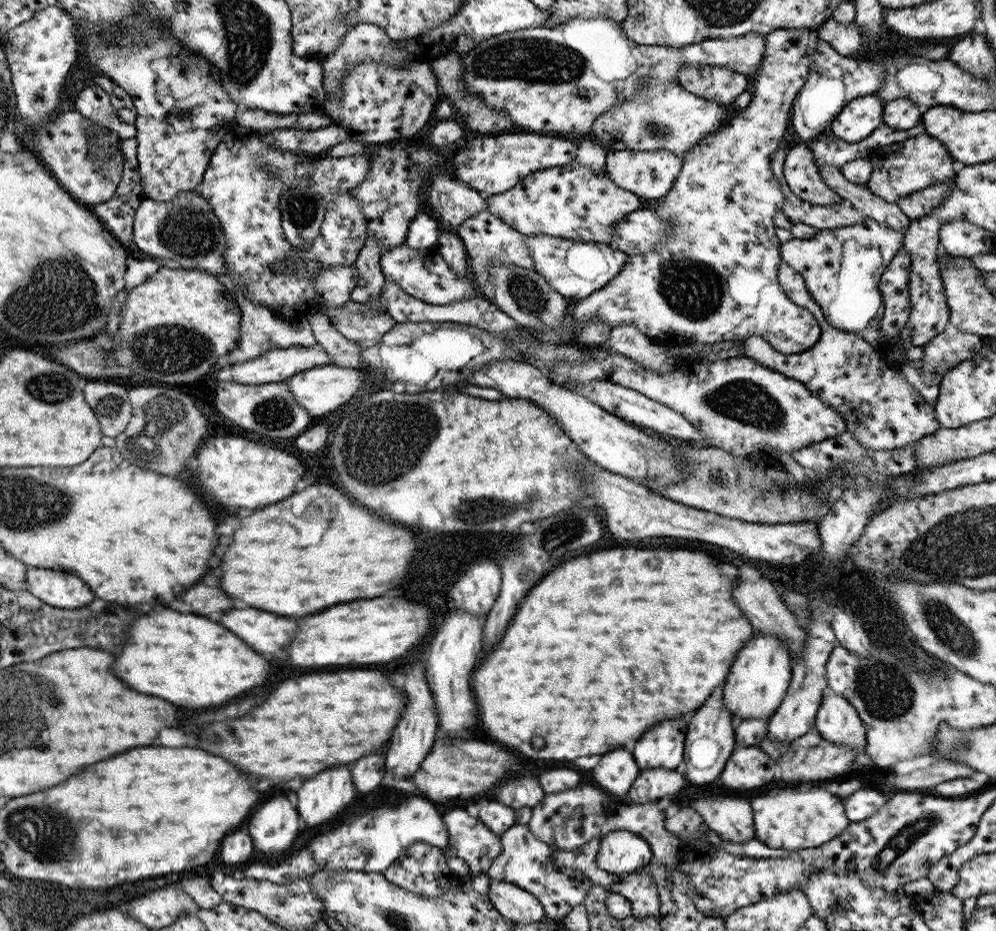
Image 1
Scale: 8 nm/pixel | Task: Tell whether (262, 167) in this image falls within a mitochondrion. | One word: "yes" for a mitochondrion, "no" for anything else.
yes

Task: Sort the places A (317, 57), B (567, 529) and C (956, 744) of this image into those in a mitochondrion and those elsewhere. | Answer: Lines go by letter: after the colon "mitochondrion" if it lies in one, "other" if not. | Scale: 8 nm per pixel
A: other
B: mitochondrion
C: mitochondrion

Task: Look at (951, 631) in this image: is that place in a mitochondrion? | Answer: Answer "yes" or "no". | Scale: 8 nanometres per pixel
yes

